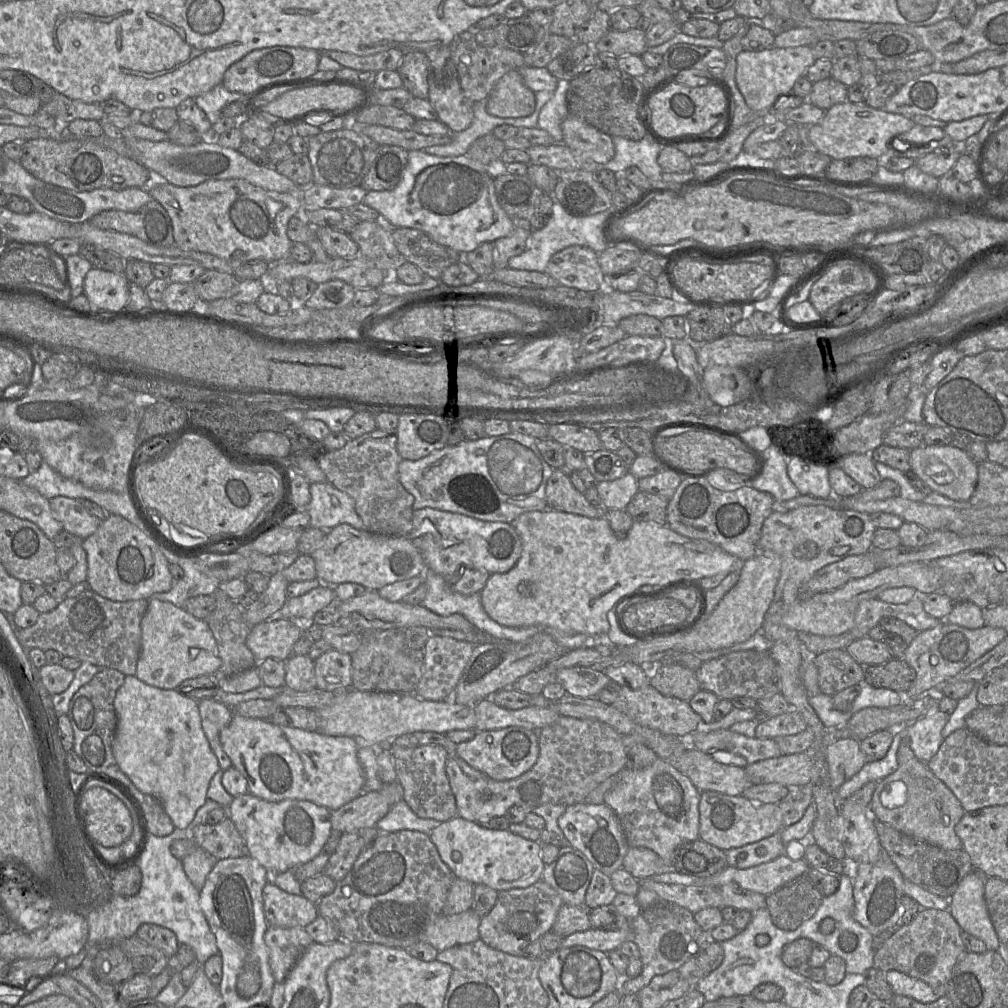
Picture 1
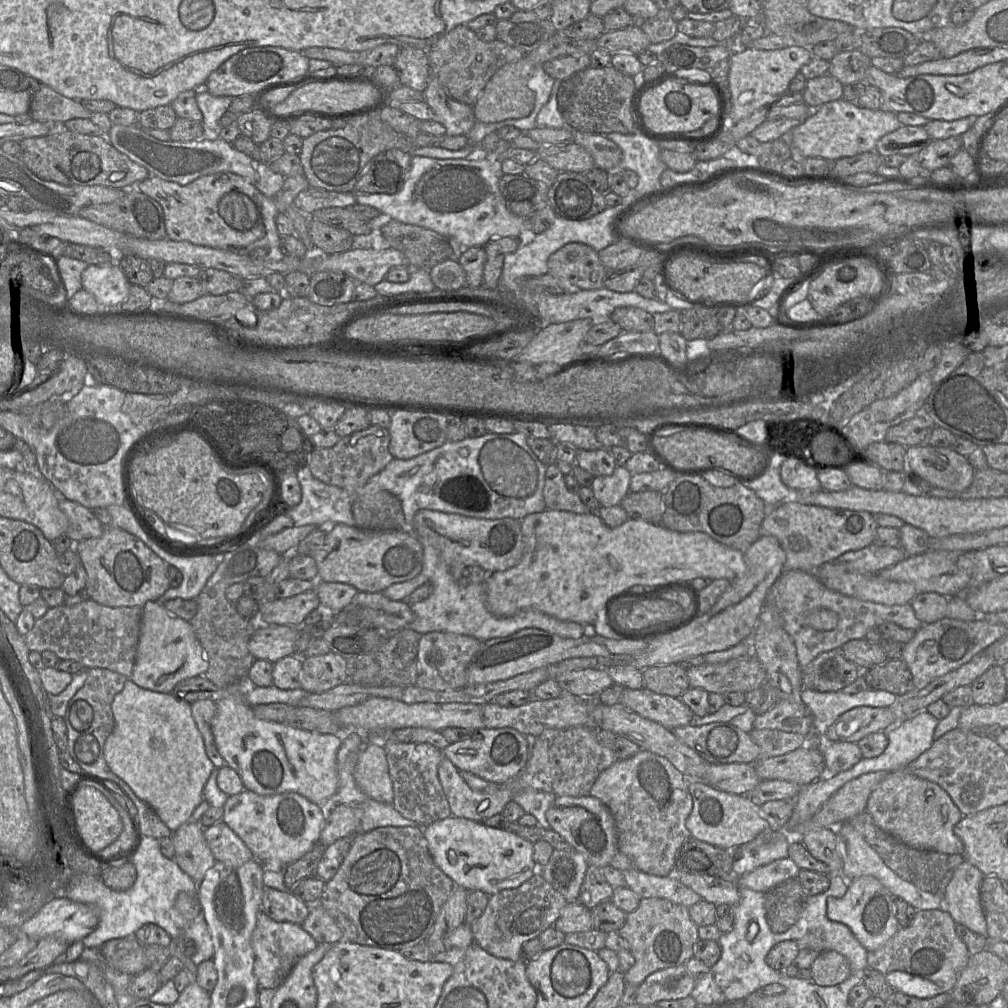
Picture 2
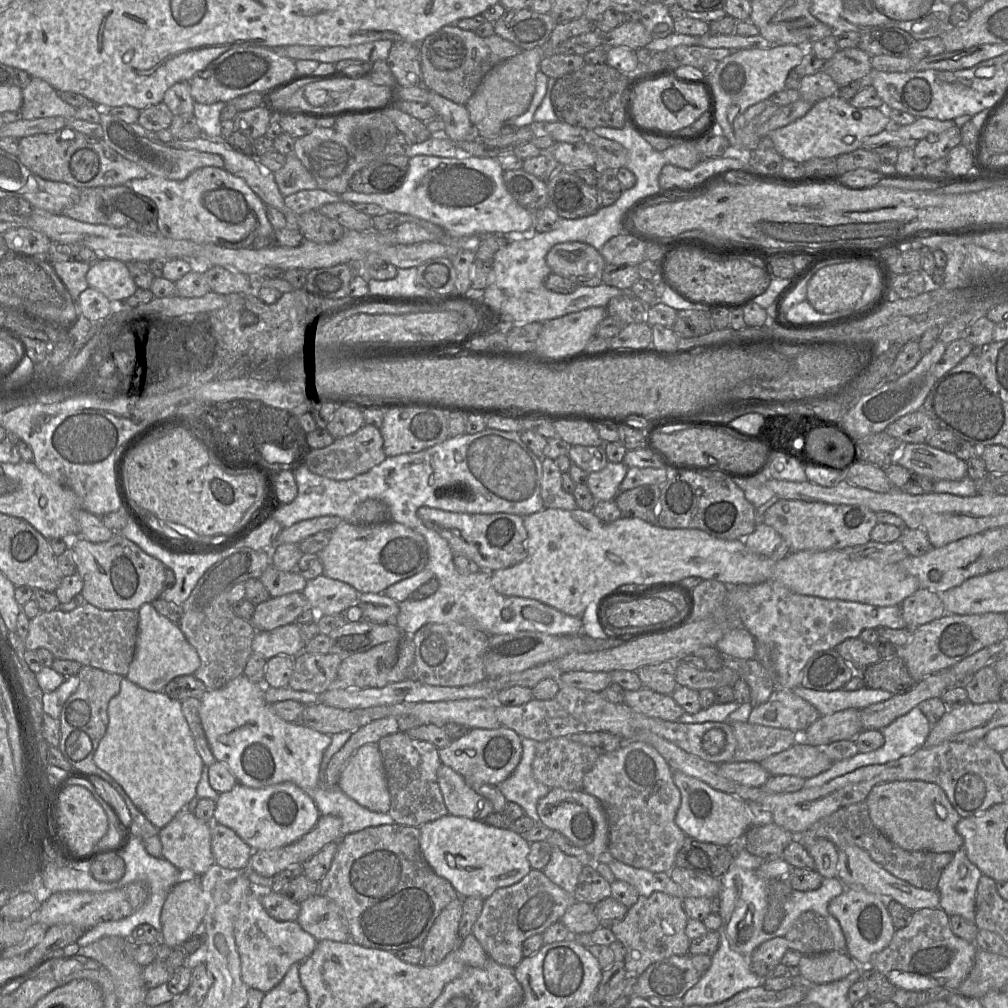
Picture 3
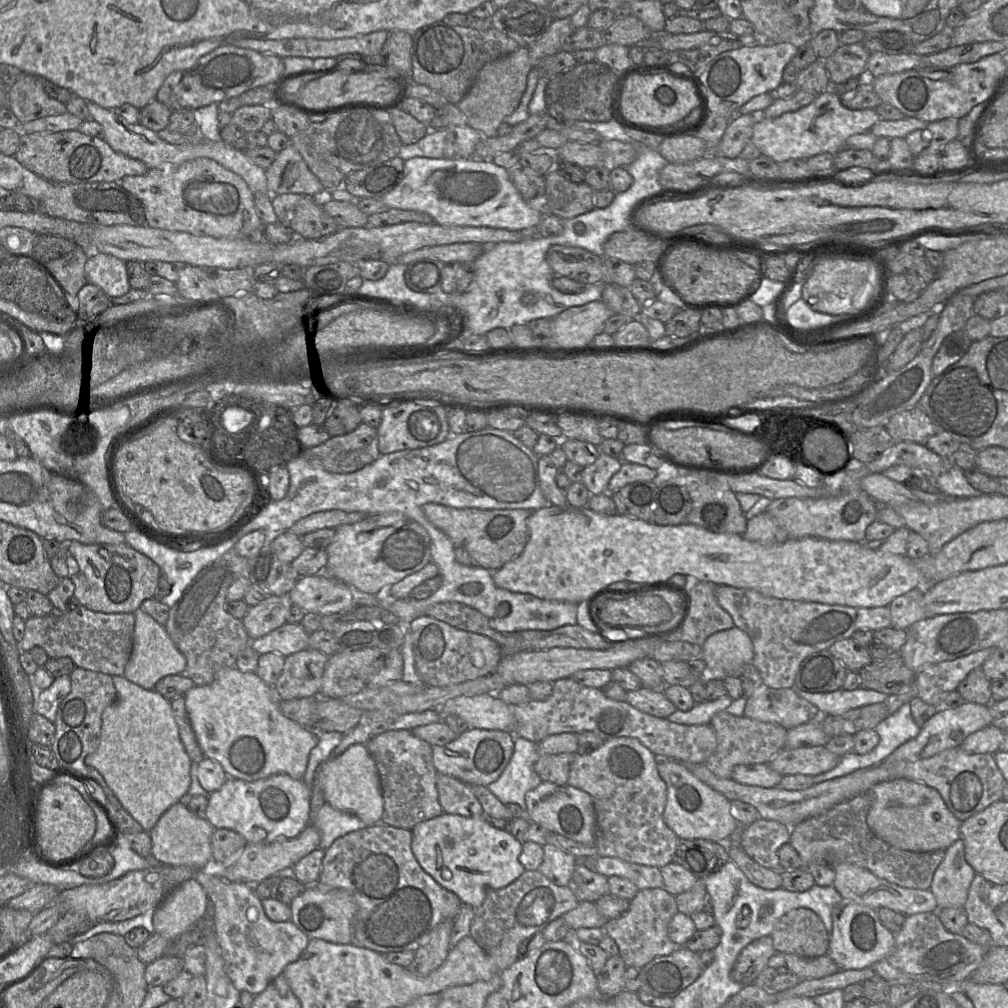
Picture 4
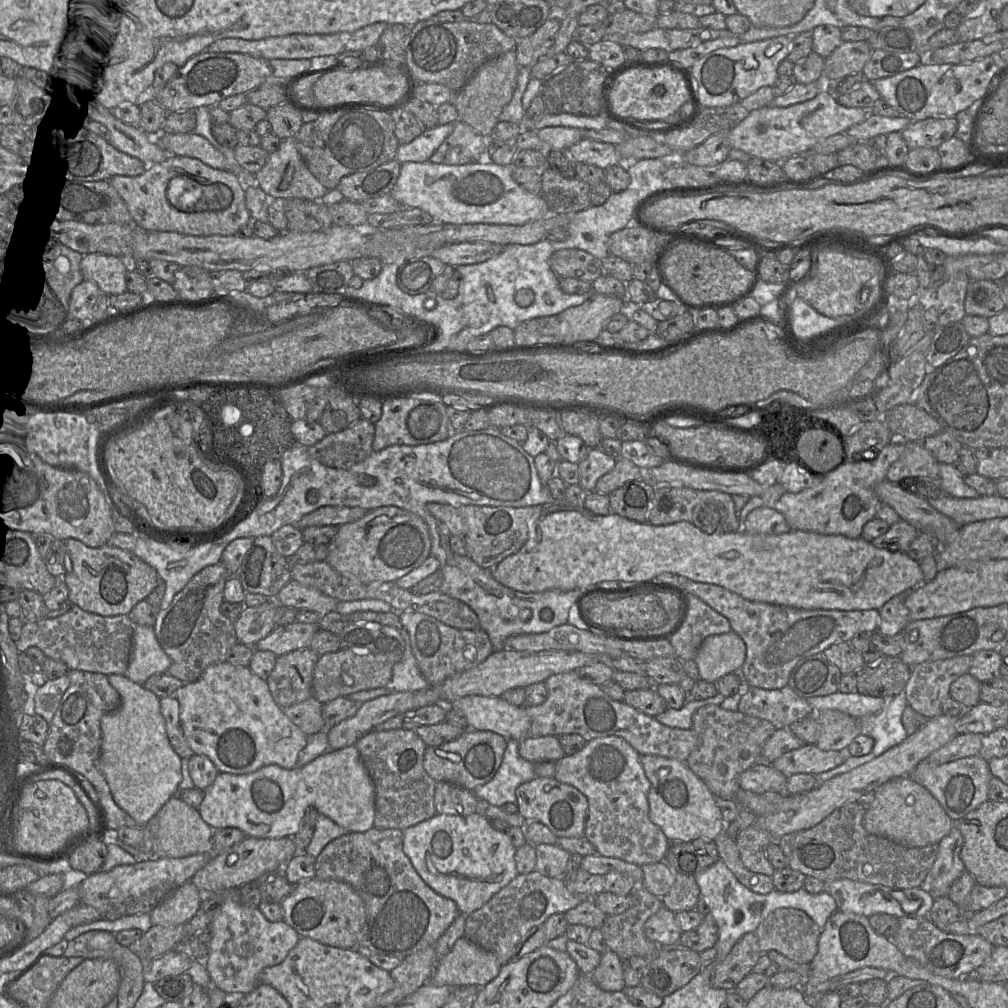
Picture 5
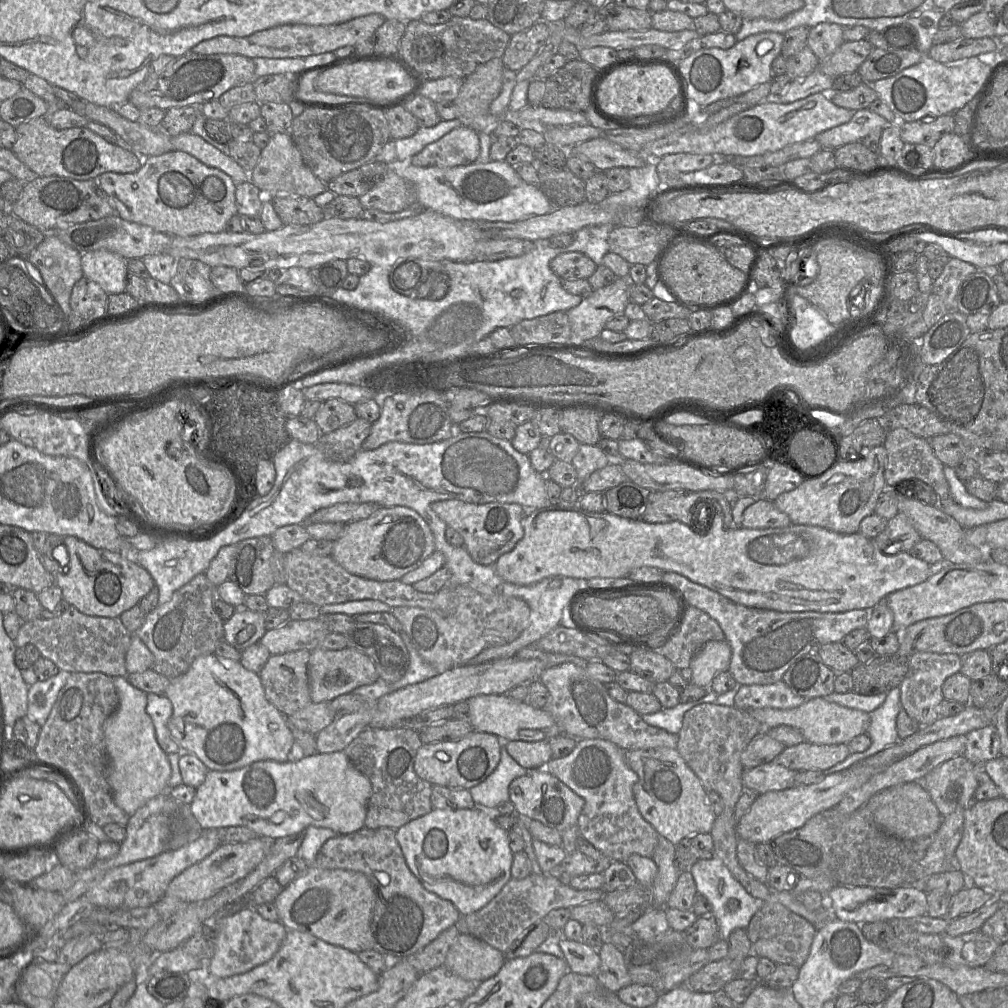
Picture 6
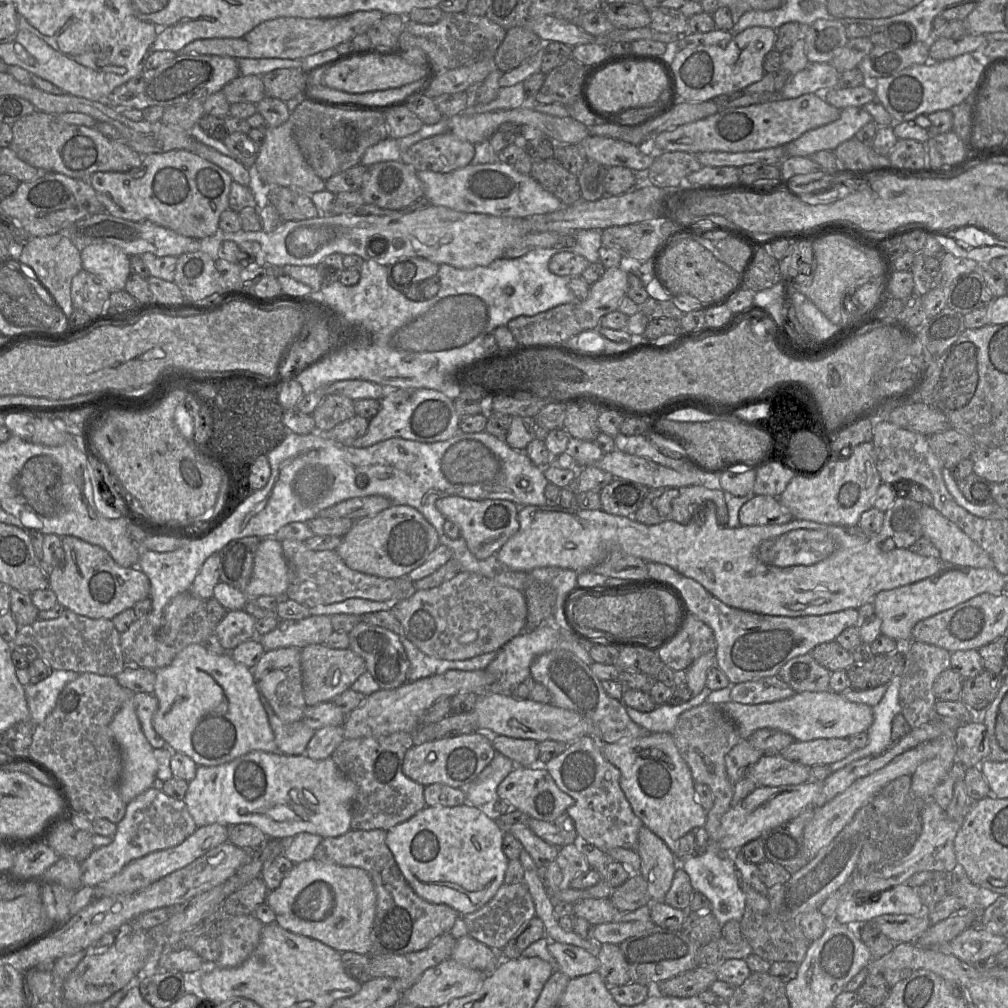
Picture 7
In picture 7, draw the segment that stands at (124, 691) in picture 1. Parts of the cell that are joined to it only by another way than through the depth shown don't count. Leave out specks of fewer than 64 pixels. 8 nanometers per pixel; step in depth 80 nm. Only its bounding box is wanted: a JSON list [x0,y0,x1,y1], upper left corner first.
[110,696,158,804]

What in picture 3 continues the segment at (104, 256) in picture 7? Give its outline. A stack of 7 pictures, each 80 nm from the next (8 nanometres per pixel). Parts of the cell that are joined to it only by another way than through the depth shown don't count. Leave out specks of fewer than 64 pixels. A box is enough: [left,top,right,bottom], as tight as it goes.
[86,257,137,304]

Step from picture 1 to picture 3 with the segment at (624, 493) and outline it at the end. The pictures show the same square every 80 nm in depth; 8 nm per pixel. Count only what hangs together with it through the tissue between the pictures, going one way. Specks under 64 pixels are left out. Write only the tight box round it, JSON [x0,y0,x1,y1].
[587,462,628,501]

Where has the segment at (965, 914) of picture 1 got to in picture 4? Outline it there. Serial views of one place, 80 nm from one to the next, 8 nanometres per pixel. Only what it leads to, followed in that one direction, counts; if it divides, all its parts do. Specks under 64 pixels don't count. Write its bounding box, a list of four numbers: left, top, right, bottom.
[929,838,975,909]

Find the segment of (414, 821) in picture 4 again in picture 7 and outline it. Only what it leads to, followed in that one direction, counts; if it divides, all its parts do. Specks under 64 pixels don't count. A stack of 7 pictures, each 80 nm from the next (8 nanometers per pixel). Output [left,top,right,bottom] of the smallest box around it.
[331,732,426,831]

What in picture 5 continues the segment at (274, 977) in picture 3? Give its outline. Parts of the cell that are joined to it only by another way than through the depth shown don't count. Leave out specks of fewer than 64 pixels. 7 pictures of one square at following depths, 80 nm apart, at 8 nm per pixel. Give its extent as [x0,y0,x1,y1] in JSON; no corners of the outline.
[205,889,300,996]

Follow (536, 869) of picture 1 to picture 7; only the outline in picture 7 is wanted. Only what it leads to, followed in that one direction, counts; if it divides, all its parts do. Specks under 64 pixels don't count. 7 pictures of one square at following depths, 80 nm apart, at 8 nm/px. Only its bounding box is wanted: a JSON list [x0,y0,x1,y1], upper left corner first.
[386,804,509,917]

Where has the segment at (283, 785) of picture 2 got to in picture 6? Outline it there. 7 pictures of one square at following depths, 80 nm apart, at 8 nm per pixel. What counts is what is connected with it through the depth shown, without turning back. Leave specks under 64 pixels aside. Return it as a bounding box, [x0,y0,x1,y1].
[164,654,295,771]

